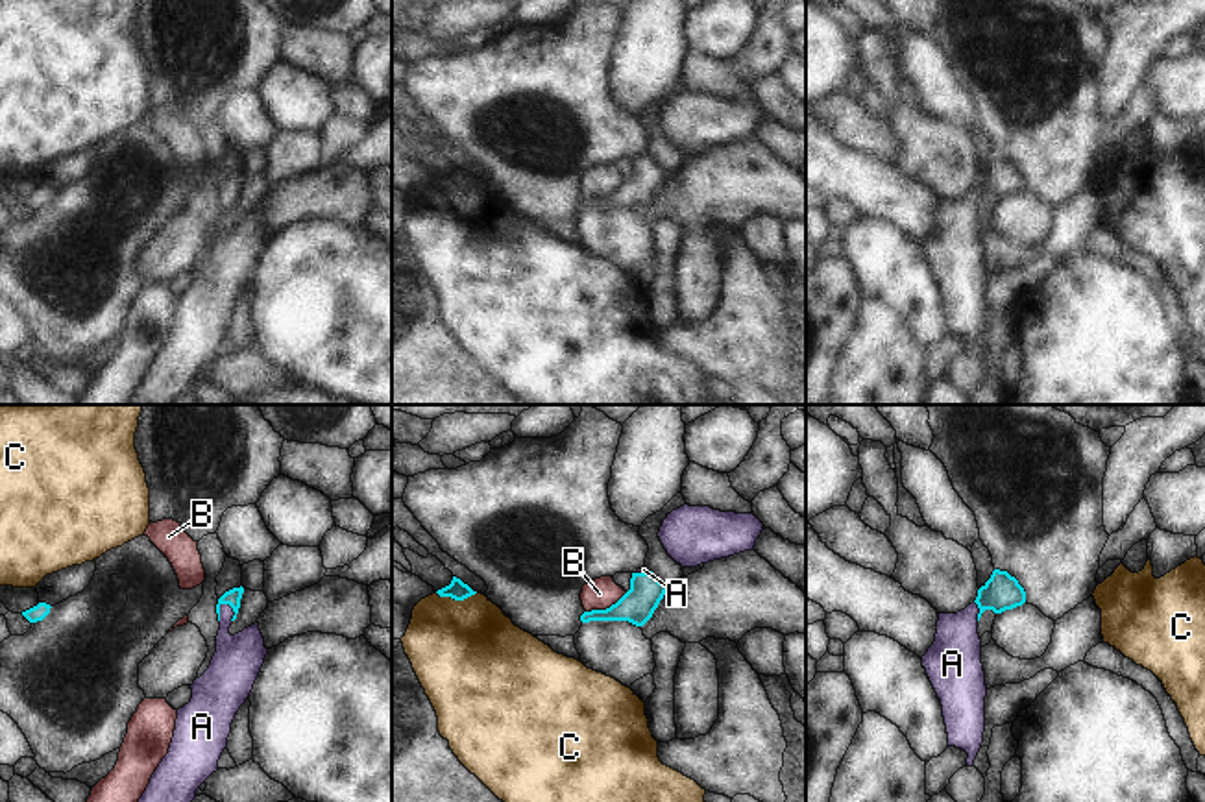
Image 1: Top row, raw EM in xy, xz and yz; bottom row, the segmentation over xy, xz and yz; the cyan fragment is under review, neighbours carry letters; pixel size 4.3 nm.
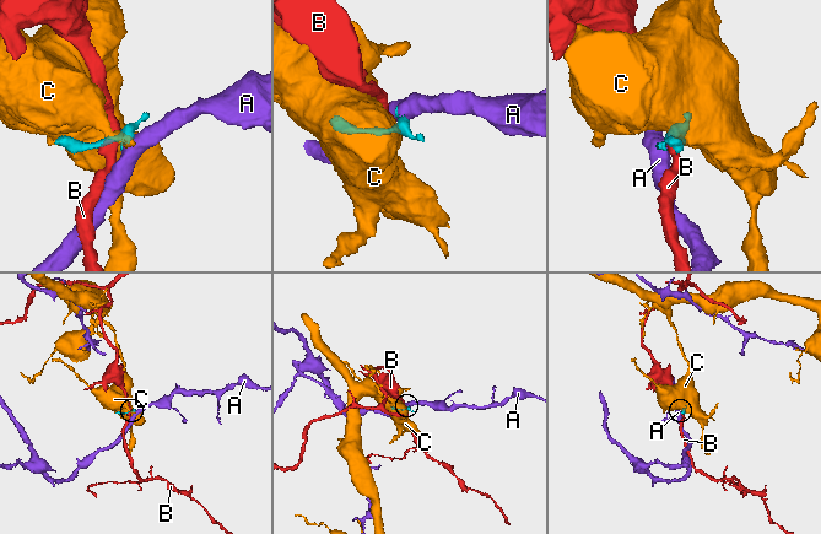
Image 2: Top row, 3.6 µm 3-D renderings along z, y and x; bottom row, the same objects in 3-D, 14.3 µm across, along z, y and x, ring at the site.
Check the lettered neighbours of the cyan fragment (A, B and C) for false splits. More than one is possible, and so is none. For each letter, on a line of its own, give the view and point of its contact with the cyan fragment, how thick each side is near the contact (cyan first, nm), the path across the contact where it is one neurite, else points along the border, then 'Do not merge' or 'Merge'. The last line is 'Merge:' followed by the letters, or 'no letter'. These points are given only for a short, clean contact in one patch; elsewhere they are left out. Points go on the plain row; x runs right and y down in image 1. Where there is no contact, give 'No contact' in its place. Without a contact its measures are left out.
A: Touches cyan at xy (233, 196). Thickness 70 nm (cyan) against 220 nm. Path across: xy (231, 183), (233, 196), (224, 228), (235, 252). Merge
B: Touches cyan at xz (607, 194). Thickness 150 nm (cyan) against 140 nm. Boundary: xz (627, 178), (608, 193), (586, 198). Do not merge
C: Touches cyan at xz (455, 185). Thickness 90 nm (cyan) against 480 nm. Boundary: xz (435, 178), (455, 185), (466, 185), (475, 180). Do not merge
Merge: A

